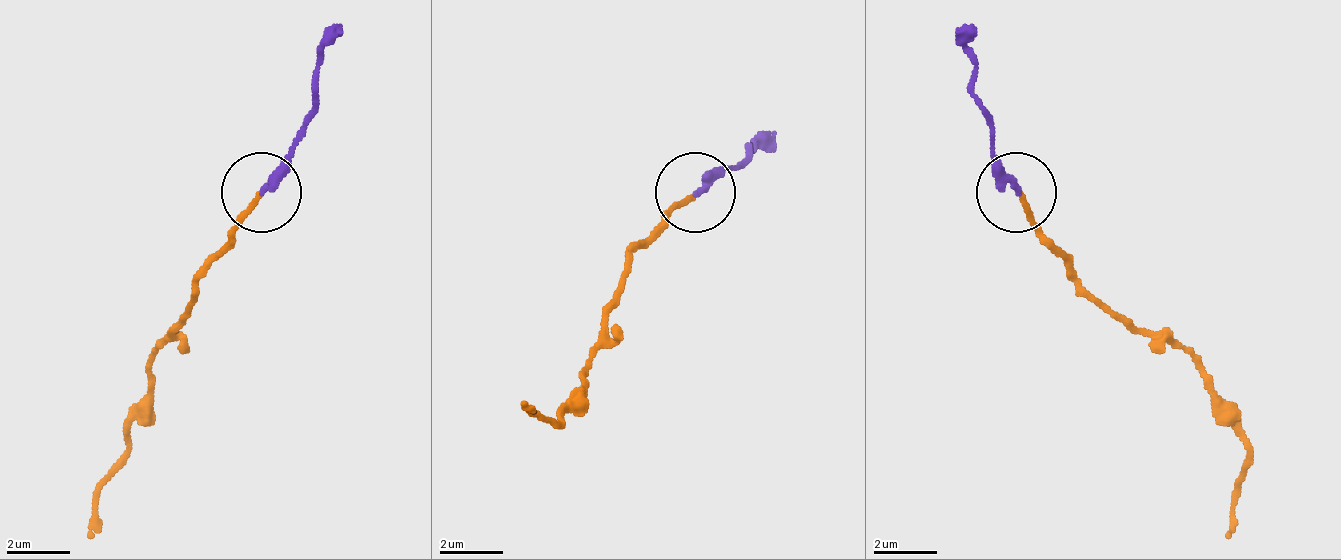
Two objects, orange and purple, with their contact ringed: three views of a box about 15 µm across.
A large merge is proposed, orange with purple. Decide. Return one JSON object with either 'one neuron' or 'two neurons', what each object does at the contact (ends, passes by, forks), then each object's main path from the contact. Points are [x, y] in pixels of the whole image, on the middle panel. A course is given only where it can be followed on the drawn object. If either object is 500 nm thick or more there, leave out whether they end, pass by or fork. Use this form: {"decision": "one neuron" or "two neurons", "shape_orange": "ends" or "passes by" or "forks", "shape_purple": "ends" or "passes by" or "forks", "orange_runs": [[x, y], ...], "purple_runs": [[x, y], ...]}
{"decision": "one neuron", "shape_orange": "ends", "shape_purple": "ends", "orange_runs": [[697, 194], [641, 242], [585, 370], [585, 386], [561, 418], [521, 402]], "purple_runs": [[697, 194], [753, 146], [777, 138]]}

